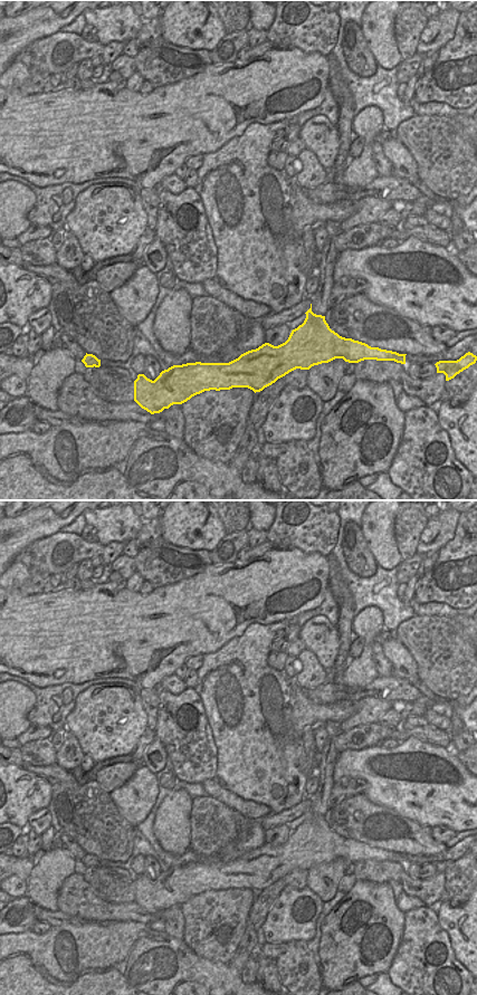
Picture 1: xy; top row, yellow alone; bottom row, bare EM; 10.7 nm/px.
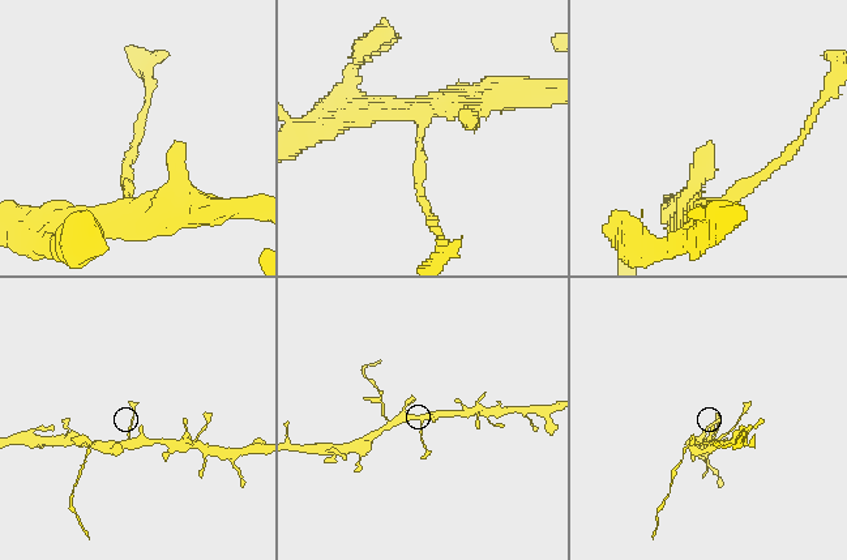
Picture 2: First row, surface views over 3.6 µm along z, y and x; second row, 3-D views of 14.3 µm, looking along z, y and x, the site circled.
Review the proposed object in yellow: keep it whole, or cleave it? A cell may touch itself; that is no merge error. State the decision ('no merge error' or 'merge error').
merge error

